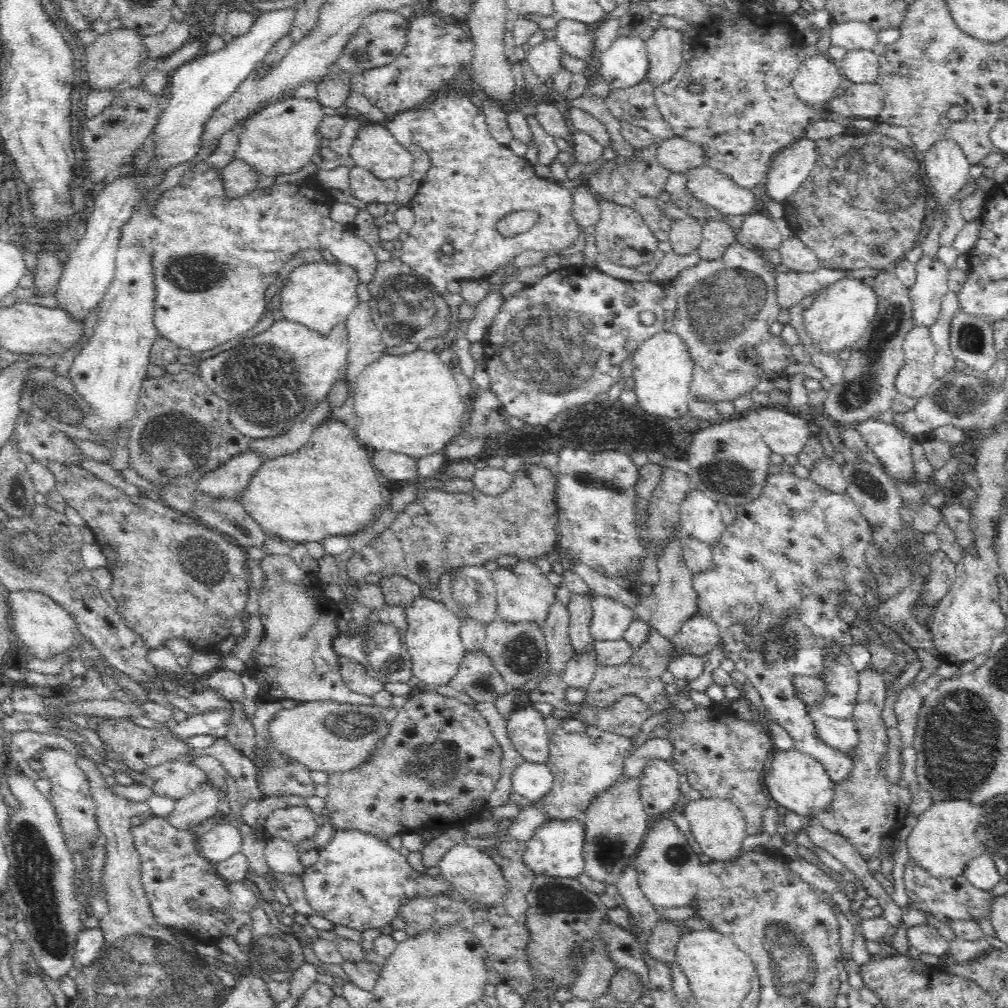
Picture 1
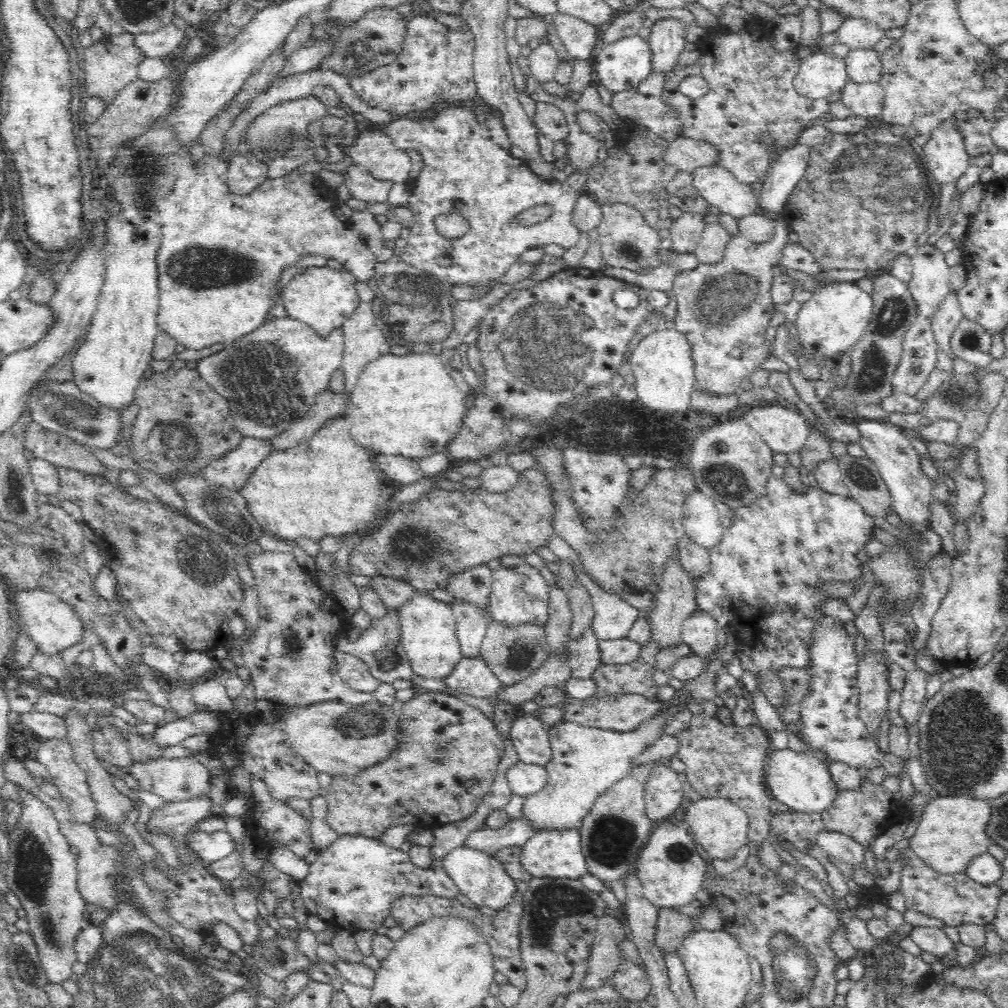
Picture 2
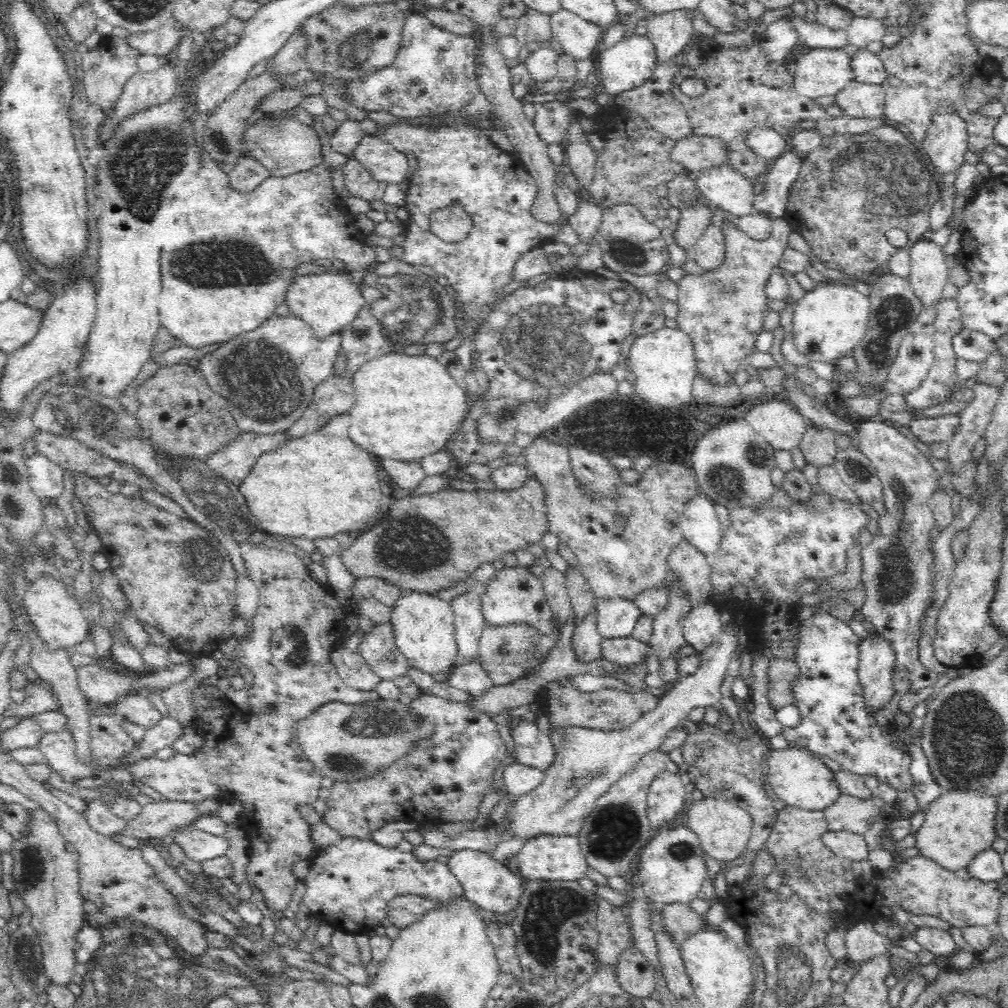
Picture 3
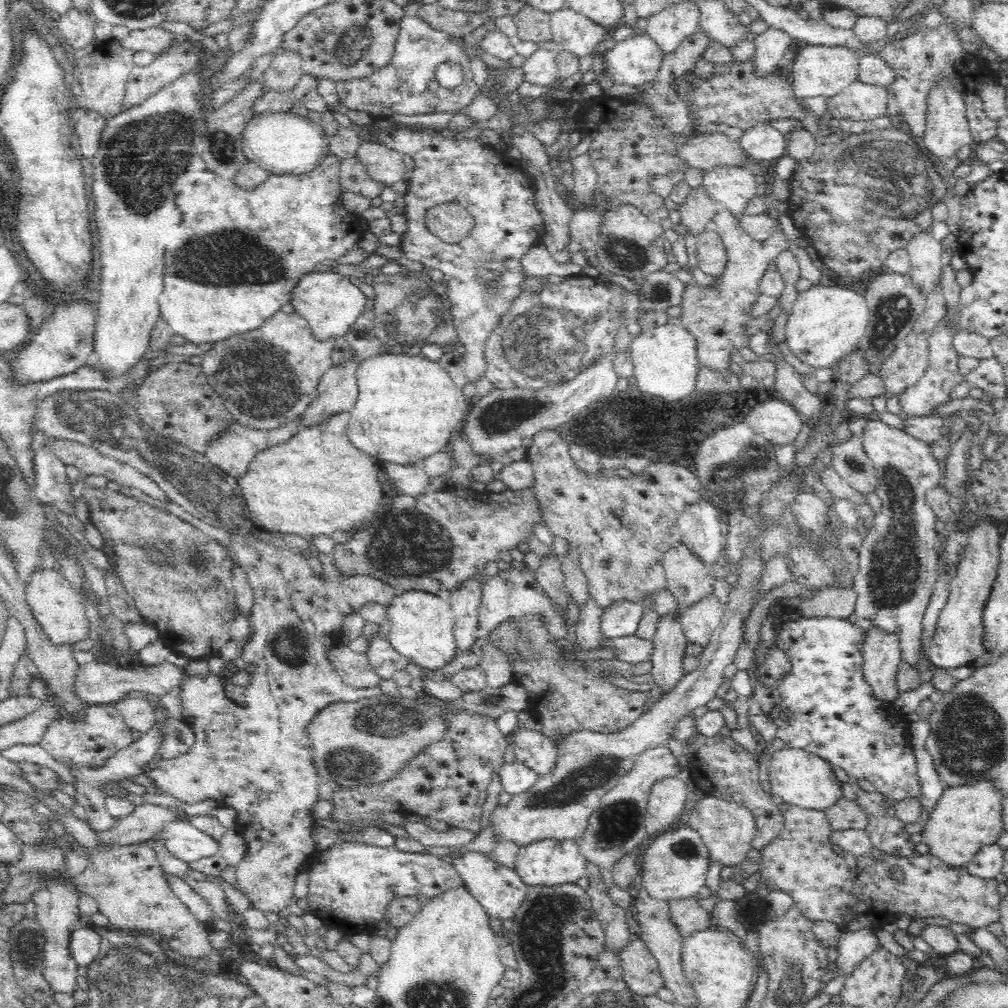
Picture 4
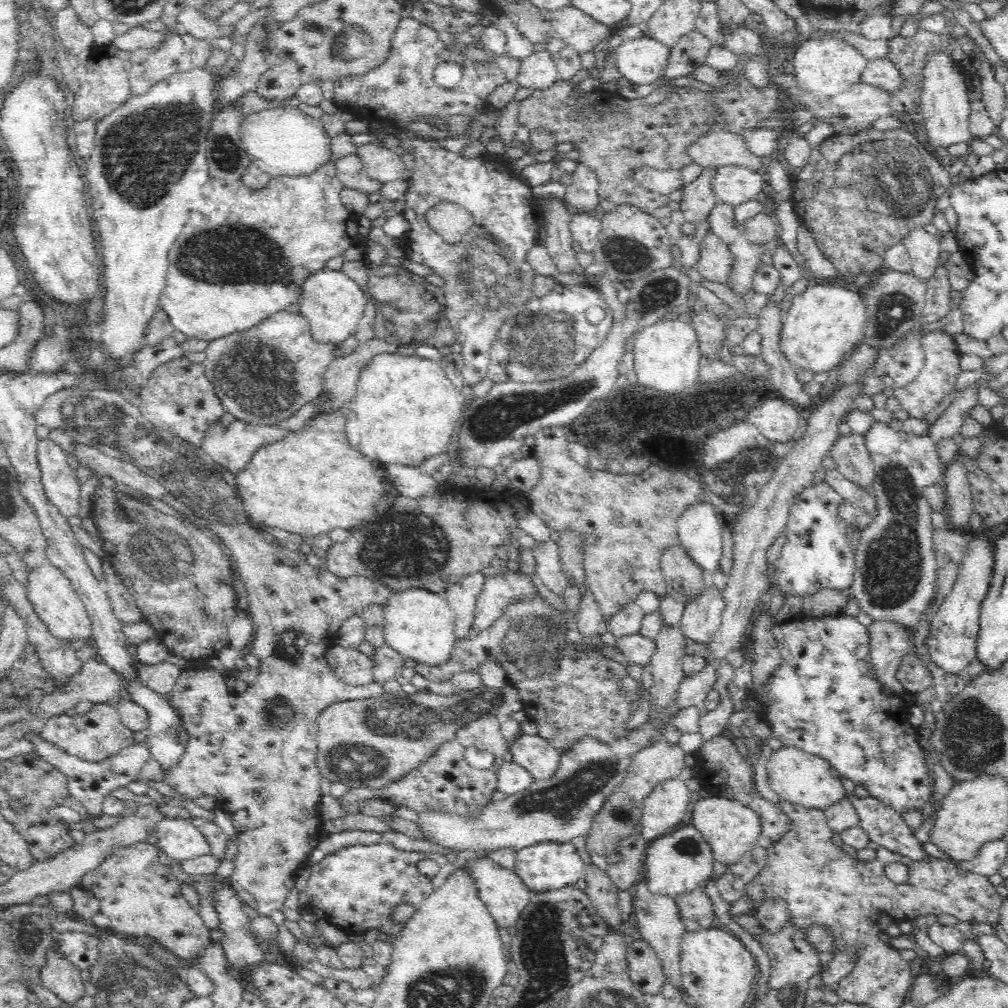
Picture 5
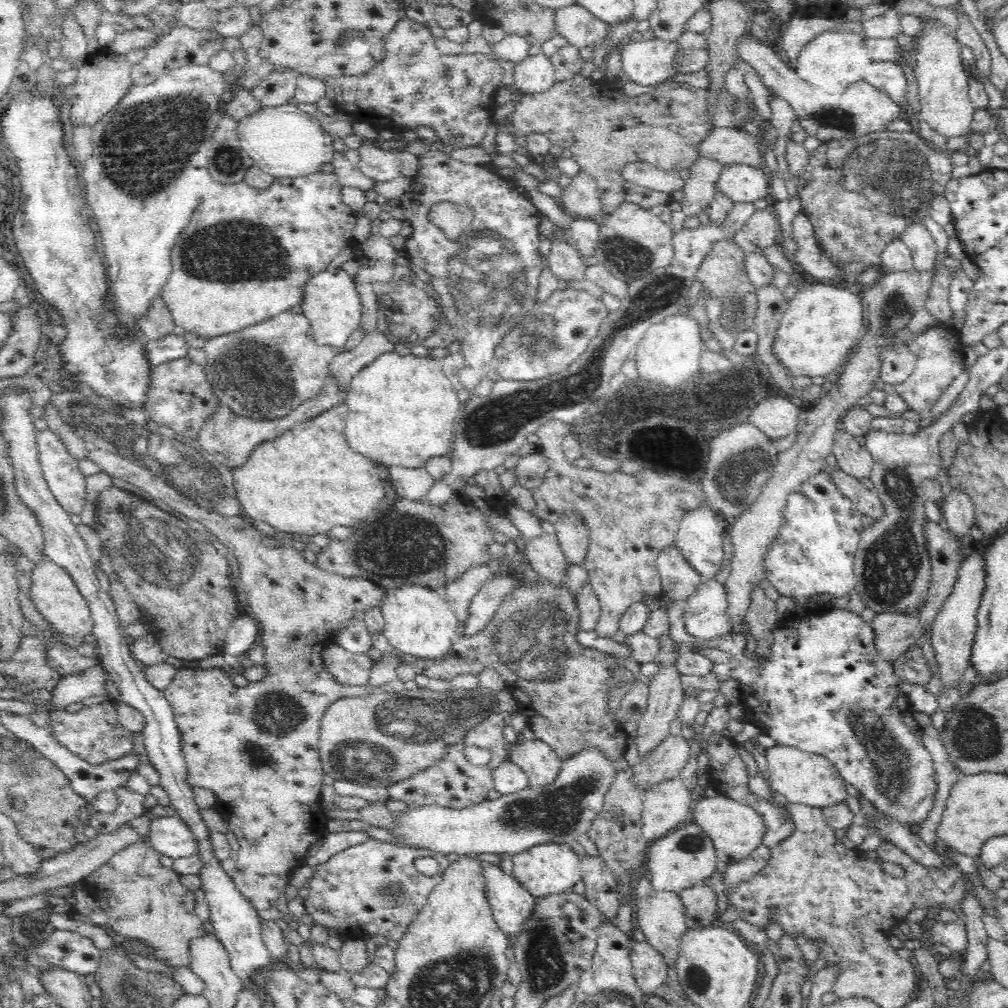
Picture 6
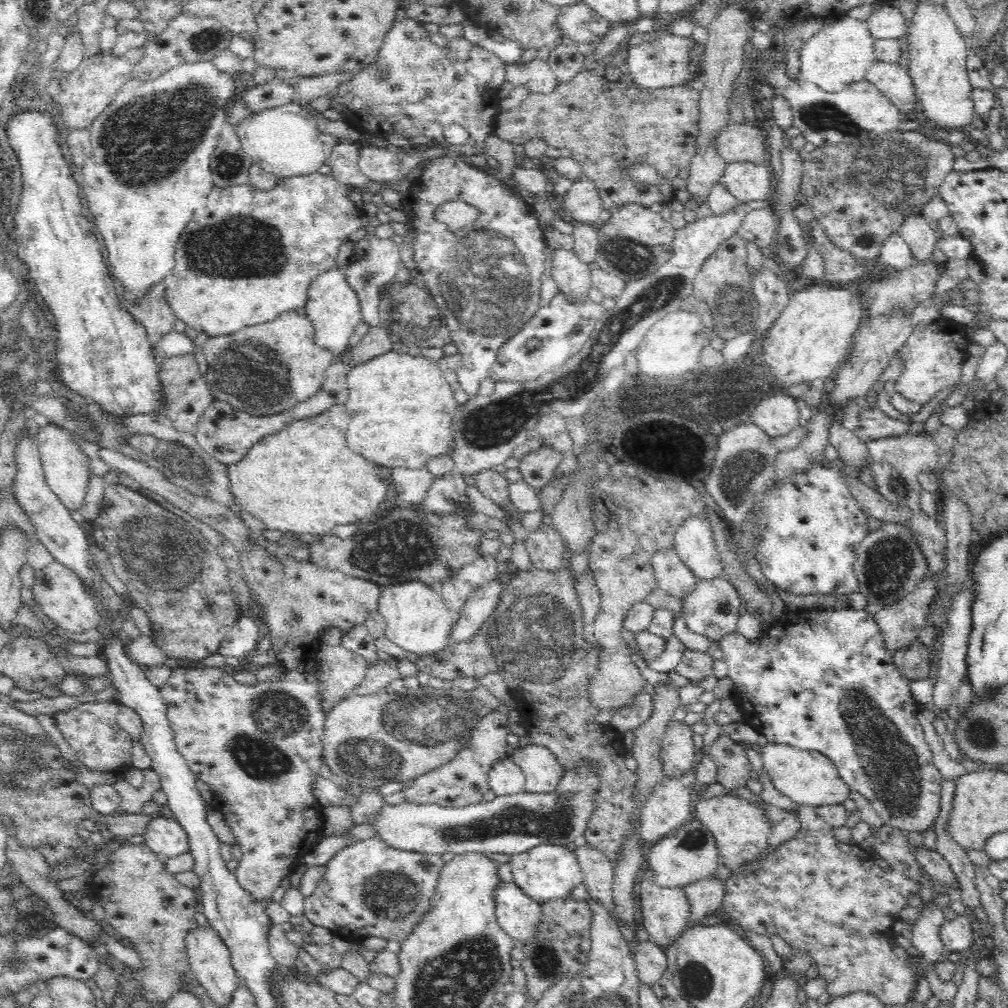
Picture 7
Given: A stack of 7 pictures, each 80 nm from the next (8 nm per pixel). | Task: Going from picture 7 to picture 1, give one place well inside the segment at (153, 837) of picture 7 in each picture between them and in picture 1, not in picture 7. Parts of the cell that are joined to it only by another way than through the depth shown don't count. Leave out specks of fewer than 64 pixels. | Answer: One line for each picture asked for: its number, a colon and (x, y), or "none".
1: (222, 842)
2: (208, 847)
3: (198, 846)
4: (183, 841)
5: (179, 839)
6: (169, 836)

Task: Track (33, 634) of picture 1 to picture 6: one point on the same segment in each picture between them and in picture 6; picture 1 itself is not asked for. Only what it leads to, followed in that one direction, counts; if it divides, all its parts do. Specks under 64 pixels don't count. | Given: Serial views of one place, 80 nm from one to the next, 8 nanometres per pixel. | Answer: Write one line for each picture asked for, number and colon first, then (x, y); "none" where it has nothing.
2: (53, 623)
3: (61, 620)
4: (58, 607)
5: (51, 593)
6: (53, 591)

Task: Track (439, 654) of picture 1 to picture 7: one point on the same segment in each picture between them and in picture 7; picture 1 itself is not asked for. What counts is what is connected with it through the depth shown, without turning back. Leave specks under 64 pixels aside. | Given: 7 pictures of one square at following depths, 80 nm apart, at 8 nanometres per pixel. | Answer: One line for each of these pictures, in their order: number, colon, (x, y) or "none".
2: (427, 631)
3: (423, 625)
4: (420, 626)
5: (419, 624)
6: (418, 620)
7: (417, 620)

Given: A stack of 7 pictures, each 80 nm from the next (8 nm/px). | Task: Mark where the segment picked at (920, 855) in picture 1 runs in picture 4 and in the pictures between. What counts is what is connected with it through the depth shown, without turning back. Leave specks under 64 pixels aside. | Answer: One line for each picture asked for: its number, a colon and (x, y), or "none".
2: (952, 831)
3: (960, 824)
4: (967, 817)

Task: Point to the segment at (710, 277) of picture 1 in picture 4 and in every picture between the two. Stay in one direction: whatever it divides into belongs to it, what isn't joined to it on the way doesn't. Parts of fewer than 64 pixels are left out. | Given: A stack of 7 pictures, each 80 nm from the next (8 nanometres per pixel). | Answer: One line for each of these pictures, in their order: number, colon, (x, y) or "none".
2: (724, 310)
3: (722, 310)
4: (717, 317)

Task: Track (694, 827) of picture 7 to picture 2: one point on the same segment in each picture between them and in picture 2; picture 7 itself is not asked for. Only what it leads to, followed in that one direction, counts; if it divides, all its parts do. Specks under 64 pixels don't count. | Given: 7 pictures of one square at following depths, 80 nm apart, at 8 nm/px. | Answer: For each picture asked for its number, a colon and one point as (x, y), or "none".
2: (670, 870)
3: (673, 867)
4: (675, 865)
5: (680, 861)
6: (687, 856)

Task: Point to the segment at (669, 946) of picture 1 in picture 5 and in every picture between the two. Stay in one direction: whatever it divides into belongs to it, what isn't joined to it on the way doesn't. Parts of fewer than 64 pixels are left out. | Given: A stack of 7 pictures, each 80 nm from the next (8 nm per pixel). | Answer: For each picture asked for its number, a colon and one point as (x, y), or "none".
2: (673, 927)
3: (682, 921)
4: (690, 916)
5: (696, 907)

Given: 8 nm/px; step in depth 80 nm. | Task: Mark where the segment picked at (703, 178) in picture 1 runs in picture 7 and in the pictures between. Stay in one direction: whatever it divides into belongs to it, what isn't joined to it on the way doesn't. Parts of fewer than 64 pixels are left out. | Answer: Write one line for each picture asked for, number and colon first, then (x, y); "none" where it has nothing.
2: (718, 186)
3: (724, 187)
4: (733, 187)
5: (735, 184)
6: (743, 183)
7: (747, 181)

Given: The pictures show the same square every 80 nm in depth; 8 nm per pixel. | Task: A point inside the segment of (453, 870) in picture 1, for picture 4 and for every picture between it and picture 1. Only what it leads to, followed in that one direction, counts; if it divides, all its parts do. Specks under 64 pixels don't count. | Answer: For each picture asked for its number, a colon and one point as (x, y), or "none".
2: (481, 877)
3: (491, 885)
4: (501, 891)

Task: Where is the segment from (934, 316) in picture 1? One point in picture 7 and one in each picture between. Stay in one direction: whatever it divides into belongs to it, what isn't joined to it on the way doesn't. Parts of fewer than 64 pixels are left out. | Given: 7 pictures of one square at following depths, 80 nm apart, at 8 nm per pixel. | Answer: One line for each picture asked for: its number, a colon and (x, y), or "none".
2: (930, 284)
3: (929, 274)
4: (924, 250)
5: (924, 248)
6: (919, 240)
7: (915, 230)

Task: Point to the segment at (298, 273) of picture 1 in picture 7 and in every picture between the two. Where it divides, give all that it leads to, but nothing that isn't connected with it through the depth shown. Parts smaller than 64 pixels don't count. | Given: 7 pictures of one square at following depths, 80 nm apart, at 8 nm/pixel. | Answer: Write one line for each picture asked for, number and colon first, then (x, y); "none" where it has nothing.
2: (324, 298)
3: (327, 302)
4: (331, 303)
5: (333, 303)
6: (332, 304)
7: (334, 309)

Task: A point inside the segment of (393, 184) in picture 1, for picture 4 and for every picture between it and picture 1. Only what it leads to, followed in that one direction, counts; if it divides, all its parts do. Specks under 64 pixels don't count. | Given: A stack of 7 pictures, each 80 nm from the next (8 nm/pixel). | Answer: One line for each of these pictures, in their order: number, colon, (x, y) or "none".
2: (363, 186)
3: (359, 182)
4: (353, 176)

